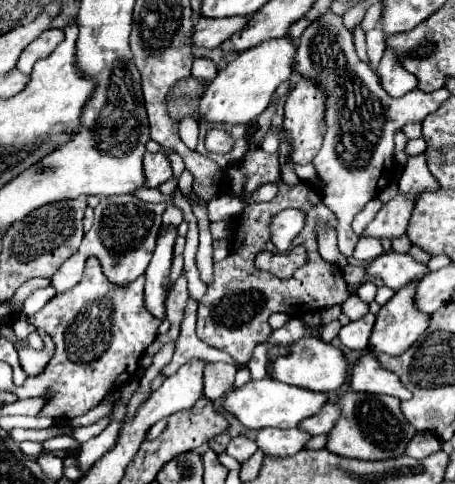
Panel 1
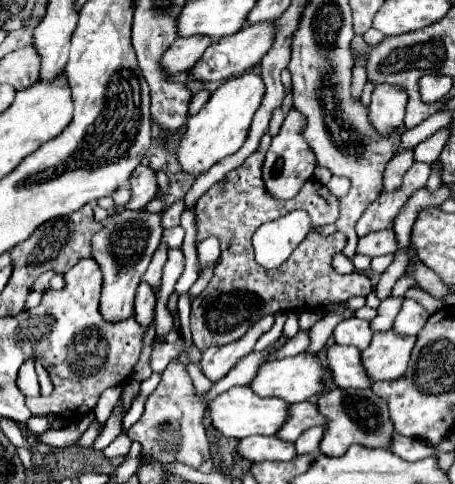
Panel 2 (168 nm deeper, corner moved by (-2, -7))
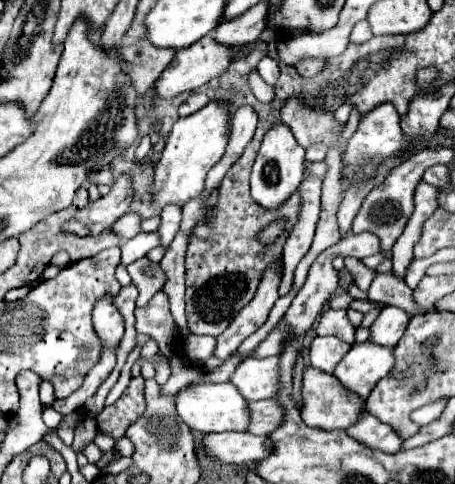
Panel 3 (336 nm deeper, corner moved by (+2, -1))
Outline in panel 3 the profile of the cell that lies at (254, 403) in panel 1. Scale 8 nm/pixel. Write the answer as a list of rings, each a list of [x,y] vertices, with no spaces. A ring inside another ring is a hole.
[[[202,382],[202,384],[192,384],[176,394],[176,412],[180,420],[196,432],[226,432],[226,430],[236,430],[244,432],[248,428],[248,402],[240,398],[238,390],[230,384],[212,384],[212,382]]]

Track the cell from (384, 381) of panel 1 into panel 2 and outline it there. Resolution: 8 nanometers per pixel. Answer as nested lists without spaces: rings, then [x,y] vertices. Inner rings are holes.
[[[330,346],[328,368],[332,370],[332,378],[340,388],[372,388],[372,380],[362,366],[360,352],[352,346]]]

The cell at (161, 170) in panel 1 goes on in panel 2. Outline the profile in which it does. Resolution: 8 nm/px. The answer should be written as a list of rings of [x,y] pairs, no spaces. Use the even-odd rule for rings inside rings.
[[[140,164],[136,168],[136,172],[132,174],[130,190],[132,190],[132,200],[126,206],[120,206],[120,208],[132,208],[132,210],[144,208],[156,196],[156,192],[158,192],[156,170],[152,170],[150,166]]]

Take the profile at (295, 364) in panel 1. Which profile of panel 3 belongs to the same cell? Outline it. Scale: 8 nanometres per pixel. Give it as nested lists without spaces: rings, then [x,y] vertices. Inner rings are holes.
[[[278,356],[272,358],[248,358],[230,376],[230,382],[238,388],[246,402],[274,398],[278,390]]]

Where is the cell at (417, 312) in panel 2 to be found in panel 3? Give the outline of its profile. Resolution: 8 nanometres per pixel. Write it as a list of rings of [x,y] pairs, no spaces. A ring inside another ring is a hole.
[[[386,306],[378,318],[374,320],[374,324],[370,326],[370,342],[378,344],[378,346],[396,346],[396,342],[400,340],[400,334],[404,334],[404,326],[408,326],[410,316],[396,308],[396,306]]]

